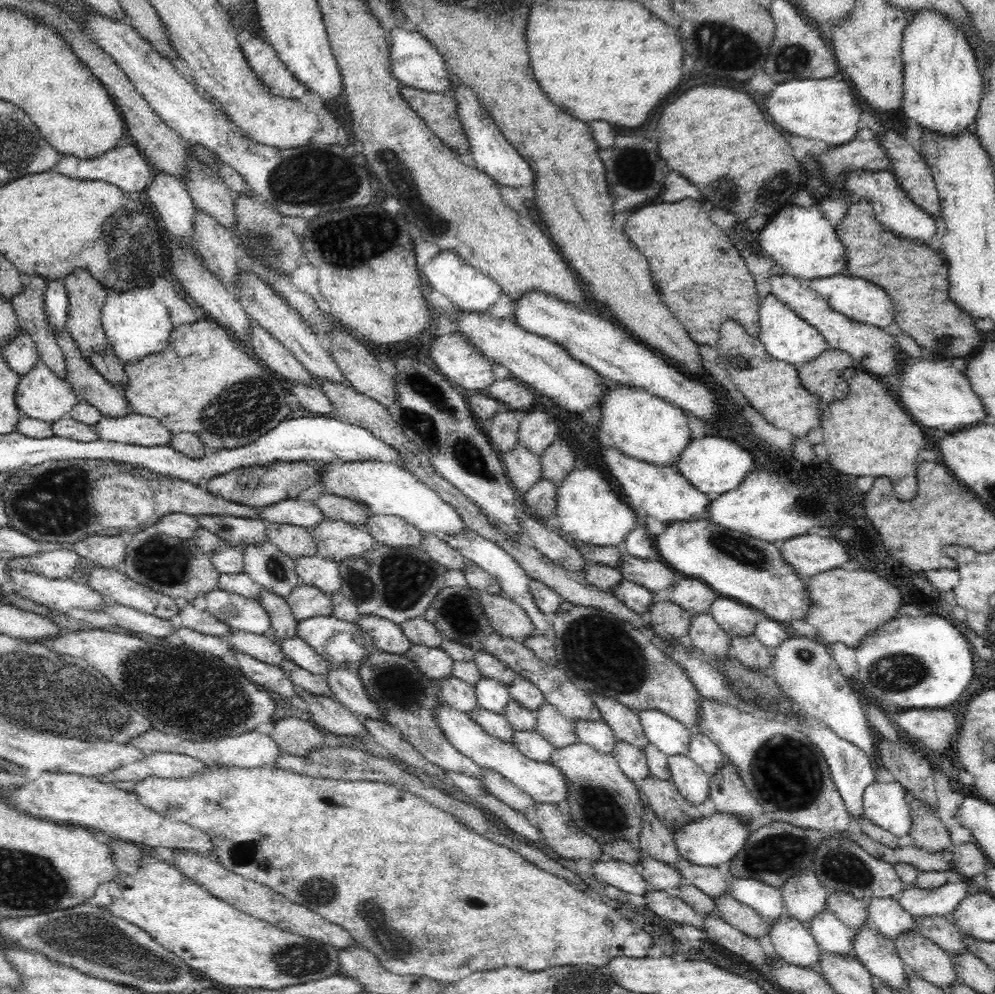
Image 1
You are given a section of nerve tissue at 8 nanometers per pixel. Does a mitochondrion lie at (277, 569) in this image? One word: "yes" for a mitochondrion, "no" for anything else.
yes

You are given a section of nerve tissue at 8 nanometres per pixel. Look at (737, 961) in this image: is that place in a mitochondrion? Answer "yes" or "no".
no

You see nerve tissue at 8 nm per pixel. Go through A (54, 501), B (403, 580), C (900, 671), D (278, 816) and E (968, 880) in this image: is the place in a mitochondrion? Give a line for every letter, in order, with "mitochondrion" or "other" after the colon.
A: mitochondrion
B: mitochondrion
C: mitochondrion
D: other
E: other

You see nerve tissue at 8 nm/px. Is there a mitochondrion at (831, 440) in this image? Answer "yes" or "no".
no

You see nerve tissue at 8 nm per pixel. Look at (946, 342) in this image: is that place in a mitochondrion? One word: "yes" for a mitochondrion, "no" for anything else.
yes

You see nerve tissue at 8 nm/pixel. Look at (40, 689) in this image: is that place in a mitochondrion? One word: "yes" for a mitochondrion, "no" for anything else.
yes

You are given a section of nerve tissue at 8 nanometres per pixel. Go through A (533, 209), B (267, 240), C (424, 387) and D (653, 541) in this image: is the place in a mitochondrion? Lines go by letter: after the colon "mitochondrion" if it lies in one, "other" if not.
A: other
B: mitochondrion
C: mitochondrion
D: other

